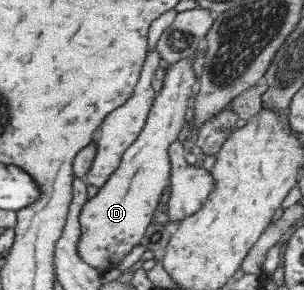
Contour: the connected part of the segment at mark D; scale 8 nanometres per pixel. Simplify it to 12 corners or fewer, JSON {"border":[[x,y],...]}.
{"border":[[169,65],[138,138],[82,207],[78,254],[98,272],[140,244],[198,89]]}

